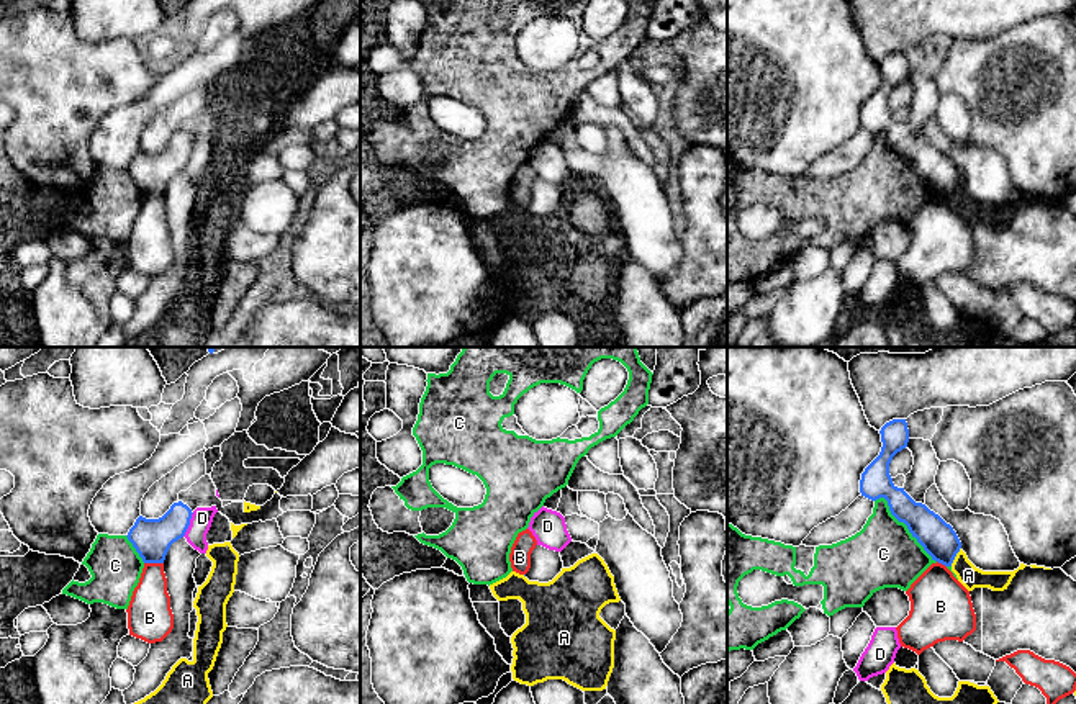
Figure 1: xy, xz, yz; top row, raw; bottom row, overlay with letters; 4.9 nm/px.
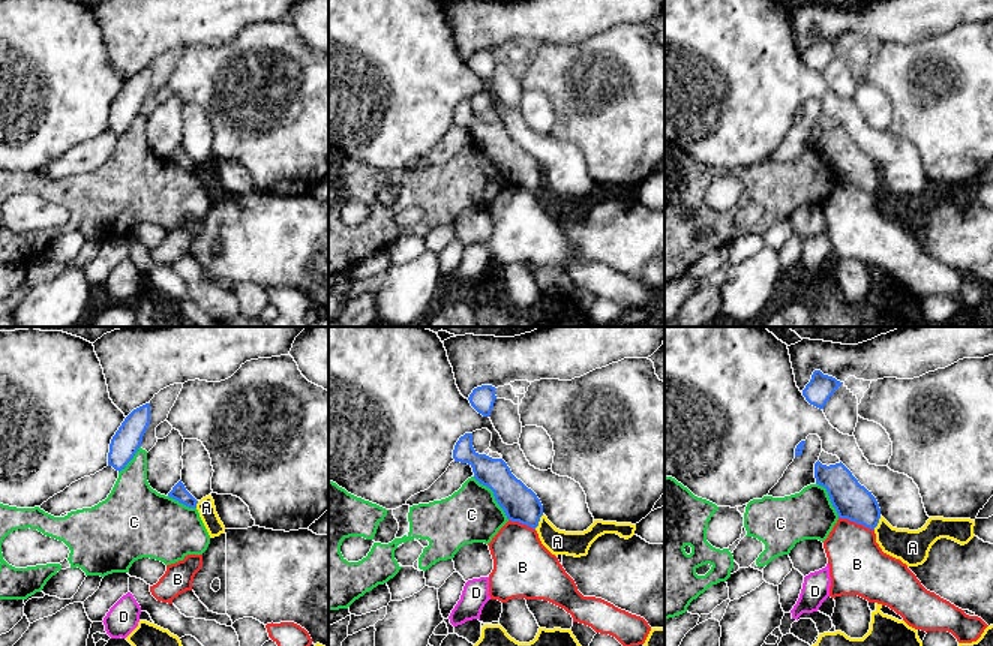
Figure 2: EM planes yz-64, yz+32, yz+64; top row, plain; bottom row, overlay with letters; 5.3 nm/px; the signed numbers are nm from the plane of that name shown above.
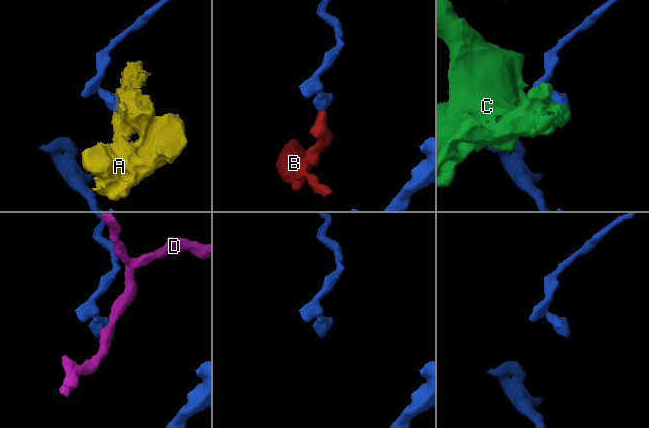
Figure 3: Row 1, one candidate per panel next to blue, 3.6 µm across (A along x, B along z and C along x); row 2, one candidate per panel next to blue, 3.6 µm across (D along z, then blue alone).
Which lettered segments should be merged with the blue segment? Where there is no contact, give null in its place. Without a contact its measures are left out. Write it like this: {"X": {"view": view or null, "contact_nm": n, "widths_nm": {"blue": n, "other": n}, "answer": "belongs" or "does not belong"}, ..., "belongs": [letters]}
{"A": {"view": "yz", "contact_nm": 110, "widths_nm": {"blue": 170, "other": 110}, "answer": "does not belong"}, "B": {"view": "xy", "contact_nm": 100, "widths_nm": {"blue": 190, "other": 220}, "answer": "does not belong"}, "C": {"view": "yz", "contact_nm": 440, "widths_nm": {"blue": 170, "other": 320}, "answer": "does not belong"}, "D": {"view": "xy", "contact_nm": 130, "widths_nm": {"blue": 190, "other": 110}, "answer": "does not belong"}, "belongs": []}

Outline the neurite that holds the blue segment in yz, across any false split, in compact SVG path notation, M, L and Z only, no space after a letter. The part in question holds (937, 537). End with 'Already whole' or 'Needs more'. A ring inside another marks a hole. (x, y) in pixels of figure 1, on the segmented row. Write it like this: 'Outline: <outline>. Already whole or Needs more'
Outline: M906 419L886 422L879 434L883 447L879 455L861 473L861 496L871 501L884 498L891 514L907 526L912 537L917 539L932 560L952 566L961 548L961 542L953 527L925 504L916 503L904 488L897 488L889 475L893 457L906 449L909 442Z. Already whole

